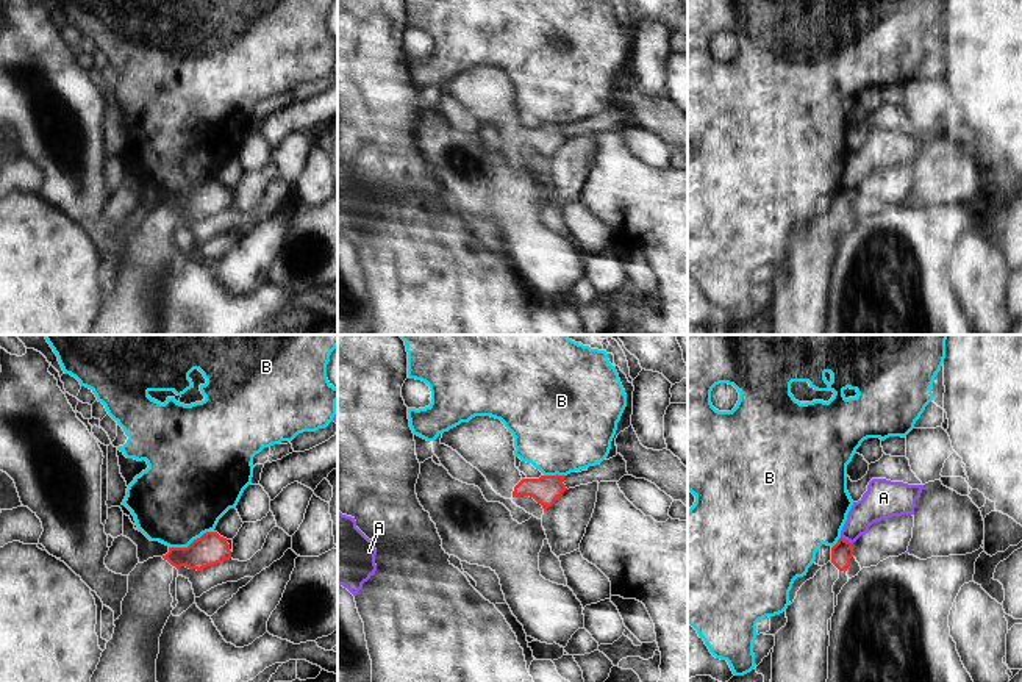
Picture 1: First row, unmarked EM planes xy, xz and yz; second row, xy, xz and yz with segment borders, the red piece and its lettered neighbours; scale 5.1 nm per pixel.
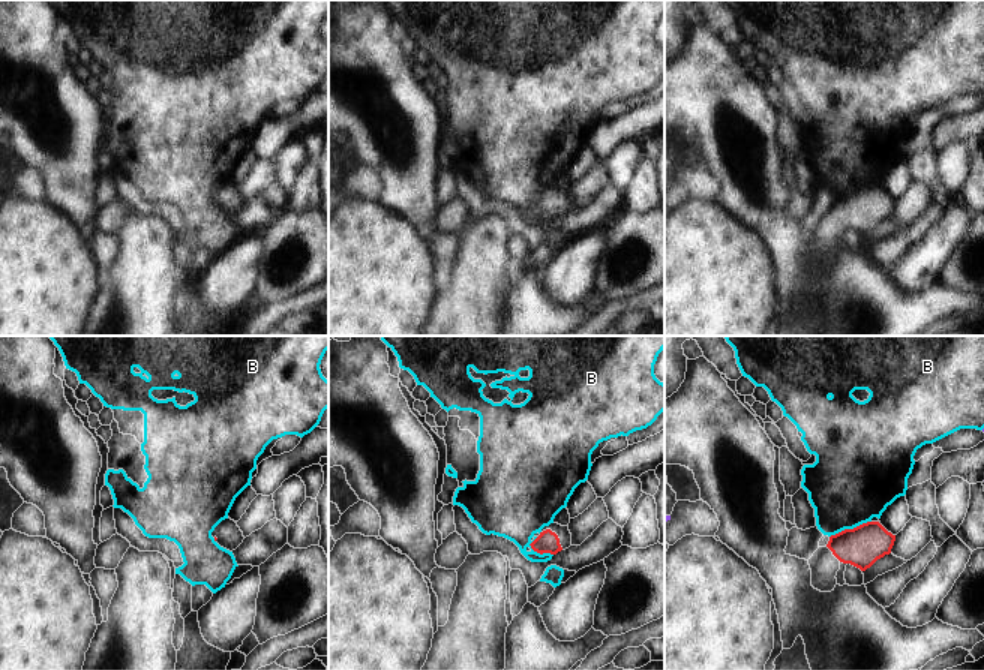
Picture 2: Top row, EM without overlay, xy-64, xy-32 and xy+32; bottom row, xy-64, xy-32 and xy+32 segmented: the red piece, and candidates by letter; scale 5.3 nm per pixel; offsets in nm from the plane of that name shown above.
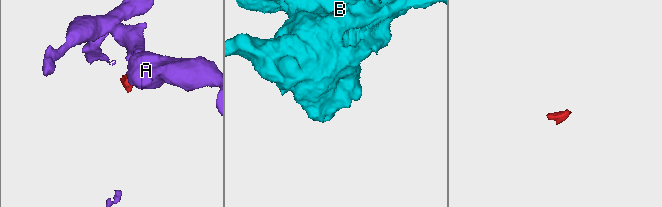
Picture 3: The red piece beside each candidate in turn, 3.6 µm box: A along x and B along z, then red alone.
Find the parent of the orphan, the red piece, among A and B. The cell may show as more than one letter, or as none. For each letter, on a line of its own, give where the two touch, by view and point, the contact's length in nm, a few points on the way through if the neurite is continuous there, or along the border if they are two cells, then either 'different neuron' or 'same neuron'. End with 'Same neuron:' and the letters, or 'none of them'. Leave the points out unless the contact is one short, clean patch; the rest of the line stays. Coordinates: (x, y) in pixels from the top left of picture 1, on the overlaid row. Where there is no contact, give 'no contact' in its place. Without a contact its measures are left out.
A: yz (846, 540) | 80 nm | along yz (841, 535), (852, 543) | different neuron
B: xy (191, 543) | 240 nm | along xy (210, 531), (186, 546), (169, 548) | different neuron
Same neuron: none of them

